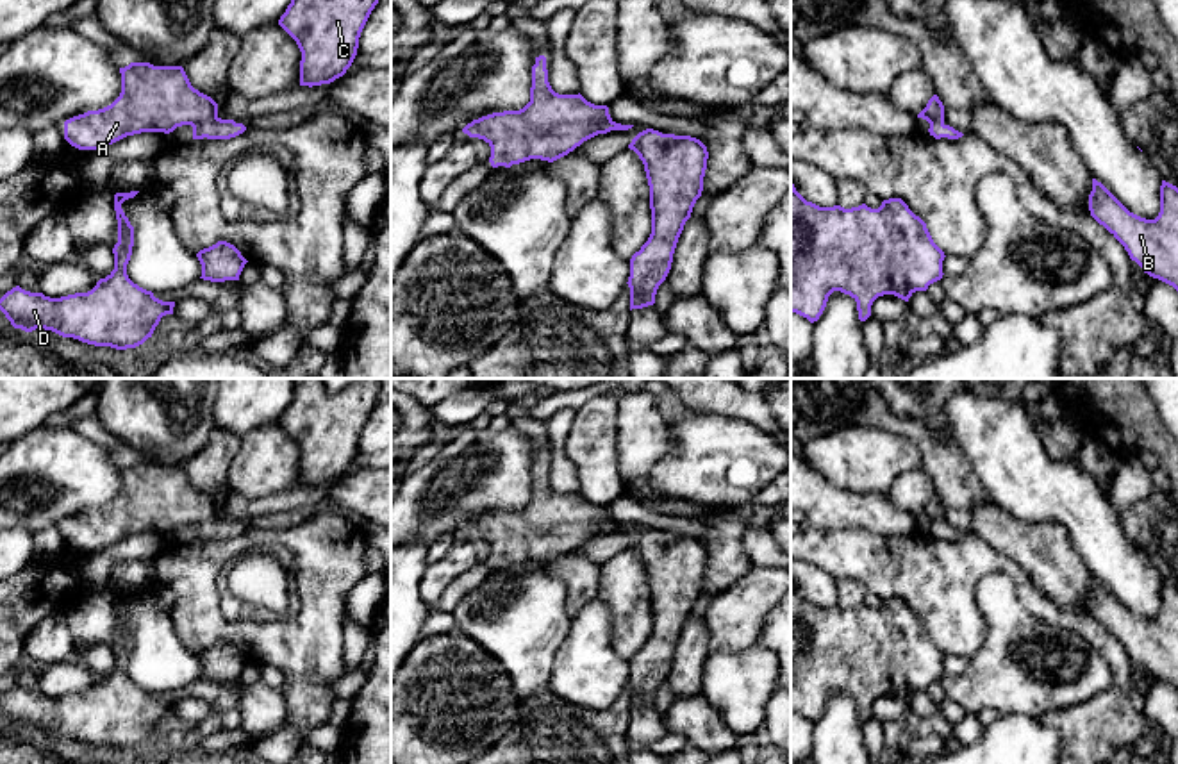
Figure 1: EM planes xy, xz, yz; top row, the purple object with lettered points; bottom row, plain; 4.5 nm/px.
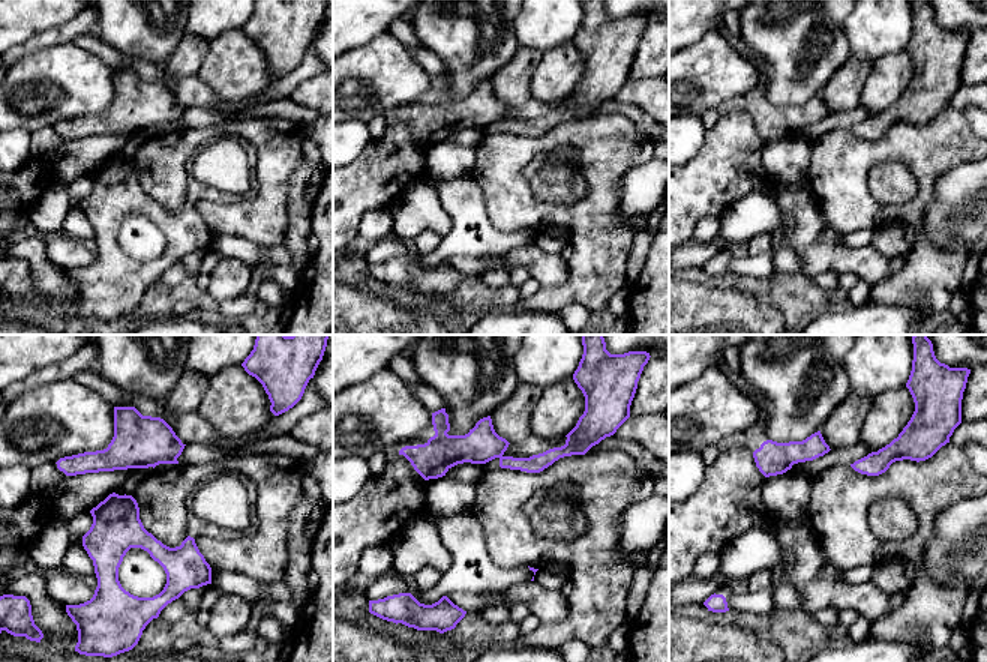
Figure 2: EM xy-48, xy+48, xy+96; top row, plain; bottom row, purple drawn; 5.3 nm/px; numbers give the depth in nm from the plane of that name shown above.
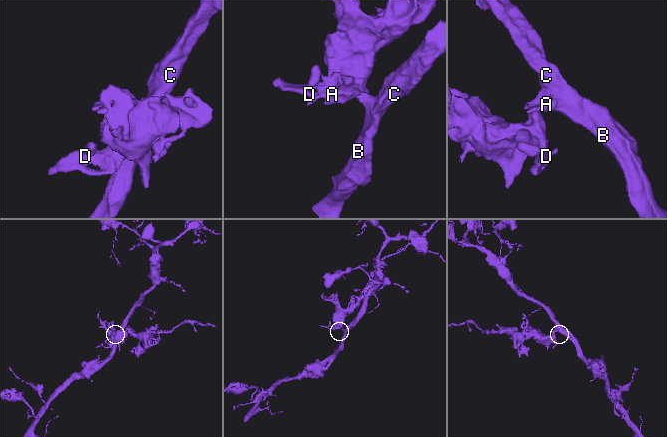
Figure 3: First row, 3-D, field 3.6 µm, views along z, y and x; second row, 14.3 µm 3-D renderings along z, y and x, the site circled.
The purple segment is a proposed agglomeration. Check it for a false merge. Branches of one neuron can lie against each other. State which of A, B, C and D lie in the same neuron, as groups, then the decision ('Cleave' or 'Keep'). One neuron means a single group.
Groups: A D / B C. Cleave

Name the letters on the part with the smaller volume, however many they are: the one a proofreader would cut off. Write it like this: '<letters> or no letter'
A, D

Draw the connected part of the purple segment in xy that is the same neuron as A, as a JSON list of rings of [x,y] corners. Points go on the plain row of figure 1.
[[[130,462],[120,468],[121,493],[107,507],[64,521],[64,539],[98,550],[141,532],[170,534],[218,518],[218,503],[195,489],[182,466]]]

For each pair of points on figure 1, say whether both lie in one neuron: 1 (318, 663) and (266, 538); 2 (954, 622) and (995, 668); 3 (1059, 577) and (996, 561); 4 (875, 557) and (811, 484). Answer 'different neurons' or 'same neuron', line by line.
1: same neuron
2: different neurons
3: different neurons
4: different neurons

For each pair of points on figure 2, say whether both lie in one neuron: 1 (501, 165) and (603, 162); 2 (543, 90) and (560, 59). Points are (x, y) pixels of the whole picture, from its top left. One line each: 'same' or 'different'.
1: same
2: same

